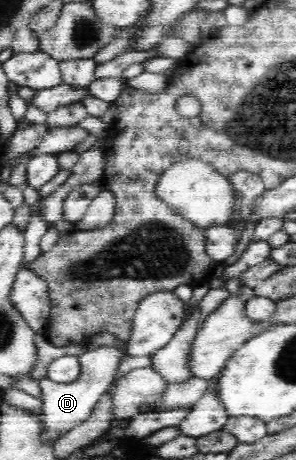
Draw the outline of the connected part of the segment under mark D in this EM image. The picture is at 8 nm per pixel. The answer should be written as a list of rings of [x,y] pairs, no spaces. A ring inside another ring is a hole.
[[[100,347],[78,357],[80,373],[77,380],[66,383],[56,383],[47,377],[37,380],[41,389],[40,424],[42,424],[42,433],[40,436],[42,436],[42,440],[55,442],[65,436],[69,430],[73,430],[75,426],[83,424],[91,416],[99,398],[107,393],[107,388],[112,383],[123,358],[125,358],[125,353],[121,347]]]

